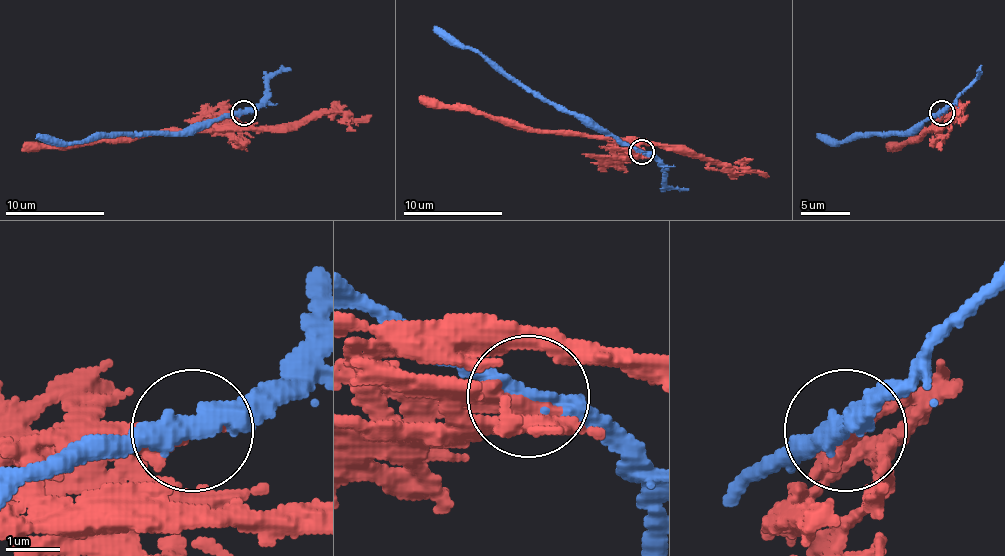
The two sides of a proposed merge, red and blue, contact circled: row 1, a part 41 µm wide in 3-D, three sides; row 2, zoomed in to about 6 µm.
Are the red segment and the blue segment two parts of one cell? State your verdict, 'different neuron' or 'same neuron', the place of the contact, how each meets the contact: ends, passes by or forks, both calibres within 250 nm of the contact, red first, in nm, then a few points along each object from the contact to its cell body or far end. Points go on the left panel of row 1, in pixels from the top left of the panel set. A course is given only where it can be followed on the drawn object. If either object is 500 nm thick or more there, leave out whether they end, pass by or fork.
different neuron | (244, 112) | red ends | blue passes by | 400/360 nm | red via (244, 113), (224, 113), (207, 128), (115, 138), (83, 145), (36, 145), (21, 150) | blue via (244, 113), (202, 120), (175, 133), (95, 133), (78, 140), (56, 143), (36, 138)

